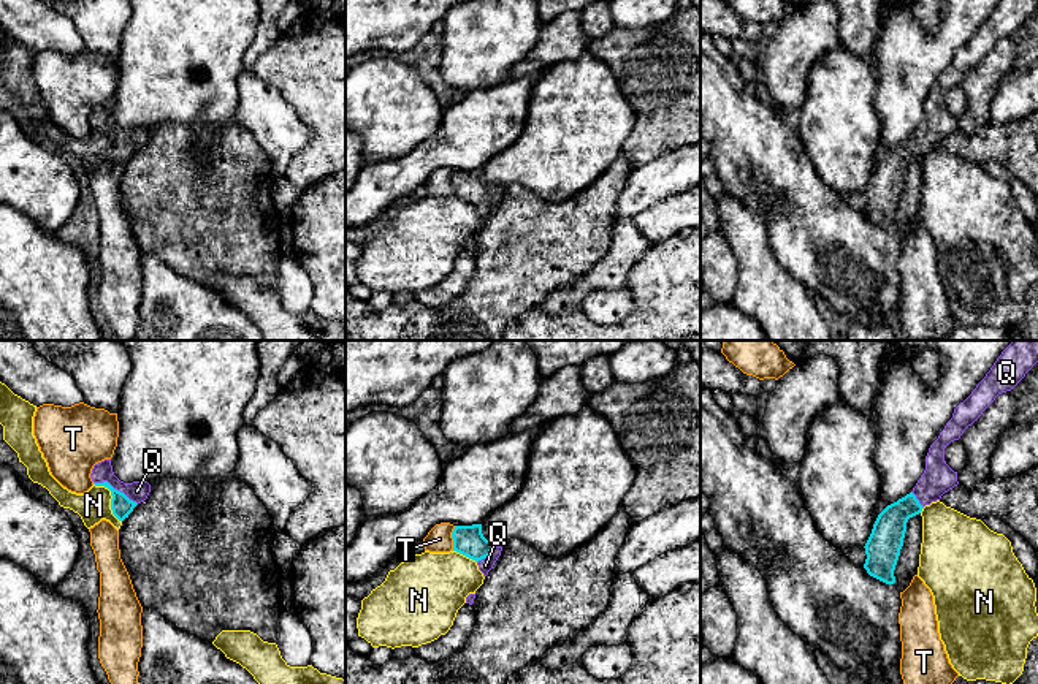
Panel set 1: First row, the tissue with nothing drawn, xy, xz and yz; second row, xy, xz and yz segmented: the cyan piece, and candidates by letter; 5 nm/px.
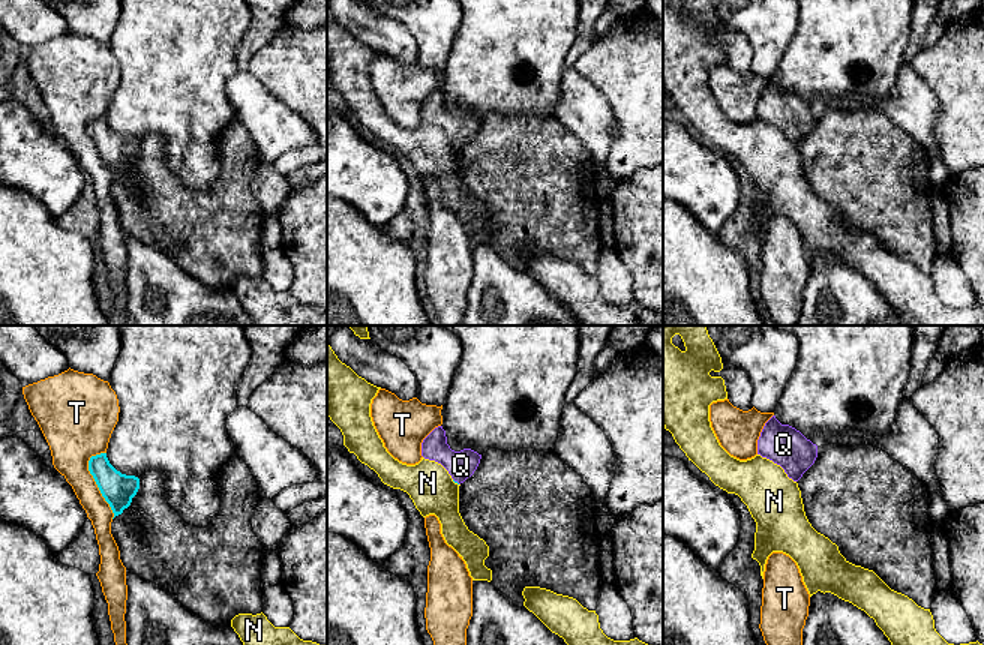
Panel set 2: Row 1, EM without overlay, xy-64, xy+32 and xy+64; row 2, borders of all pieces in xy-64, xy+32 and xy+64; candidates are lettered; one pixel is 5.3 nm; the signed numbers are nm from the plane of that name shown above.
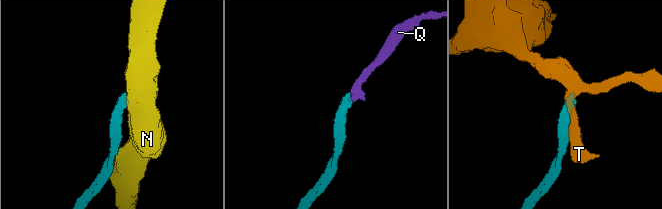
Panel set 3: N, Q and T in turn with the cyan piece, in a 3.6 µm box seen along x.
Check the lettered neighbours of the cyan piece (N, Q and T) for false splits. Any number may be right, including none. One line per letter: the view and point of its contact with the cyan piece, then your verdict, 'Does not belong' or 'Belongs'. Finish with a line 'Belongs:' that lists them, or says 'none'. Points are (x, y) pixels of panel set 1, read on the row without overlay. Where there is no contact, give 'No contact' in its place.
N: Touches cyan at xy (111, 144). Does not belong
Q: Touches cyan at xy (116, 135). Belongs
T: Touches cyan at xz (452, 182). Does not belong
Belongs: Q

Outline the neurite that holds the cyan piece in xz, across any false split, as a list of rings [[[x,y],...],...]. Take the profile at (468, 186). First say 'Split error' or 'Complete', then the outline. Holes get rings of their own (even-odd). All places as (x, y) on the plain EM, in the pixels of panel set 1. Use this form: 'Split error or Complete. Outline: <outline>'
Split error. Outline: [[[482,169],[455,171],[452,184],[453,196],[475,206],[483,222],[488,220],[502,196],[501,188],[483,182]]]

